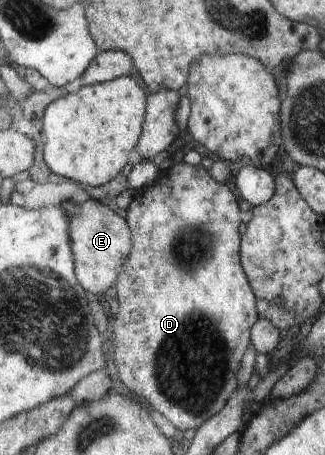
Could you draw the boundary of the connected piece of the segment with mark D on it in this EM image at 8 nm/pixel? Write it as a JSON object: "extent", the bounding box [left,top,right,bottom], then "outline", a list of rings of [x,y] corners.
{"extent":[109,161,259,432],"outline":[[[184,161],[169,168],[166,185],[169,187],[168,192],[163,192],[159,182],[155,182],[151,187],[136,193],[127,209],[128,226],[131,227],[134,247],[116,287],[119,313],[113,325],[113,332],[109,336],[109,350],[113,354],[119,377],[131,395],[137,395],[141,397],[141,400],[147,401],[156,413],[175,425],[177,432],[184,432],[187,429],[197,430],[199,426],[207,423],[207,420],[226,407],[226,402],[234,395],[237,389],[237,371],[241,365],[241,357],[249,347],[249,331],[258,321],[259,315],[258,311],[255,311],[256,295],[253,295],[250,280],[246,278],[246,273],[243,273],[243,267],[239,263],[239,241],[242,240],[239,239],[241,217],[239,217],[239,203],[233,191],[227,185],[213,181],[211,175],[203,167],[192,166]]]}

